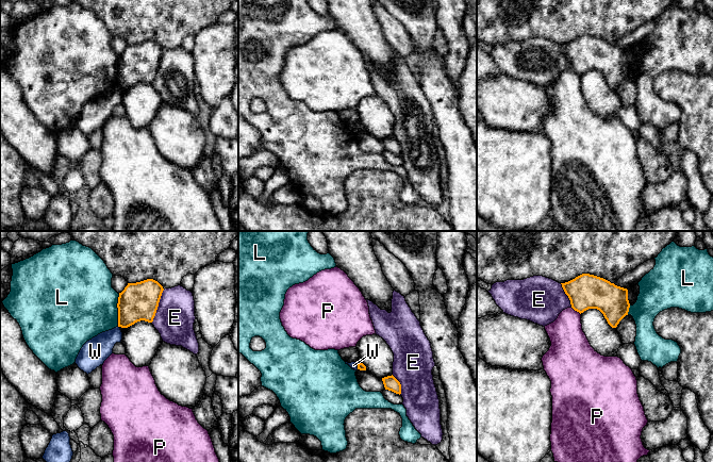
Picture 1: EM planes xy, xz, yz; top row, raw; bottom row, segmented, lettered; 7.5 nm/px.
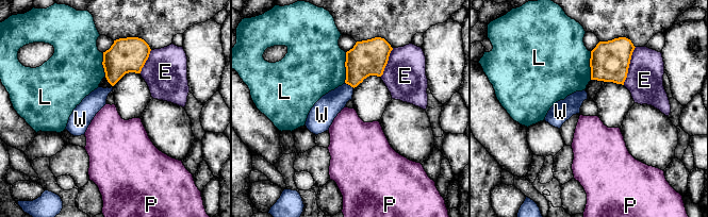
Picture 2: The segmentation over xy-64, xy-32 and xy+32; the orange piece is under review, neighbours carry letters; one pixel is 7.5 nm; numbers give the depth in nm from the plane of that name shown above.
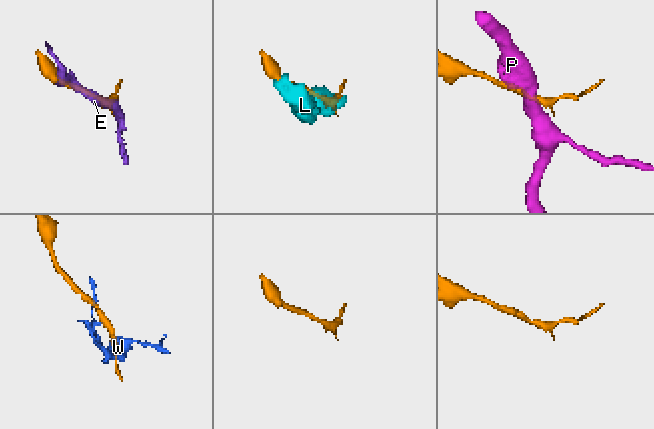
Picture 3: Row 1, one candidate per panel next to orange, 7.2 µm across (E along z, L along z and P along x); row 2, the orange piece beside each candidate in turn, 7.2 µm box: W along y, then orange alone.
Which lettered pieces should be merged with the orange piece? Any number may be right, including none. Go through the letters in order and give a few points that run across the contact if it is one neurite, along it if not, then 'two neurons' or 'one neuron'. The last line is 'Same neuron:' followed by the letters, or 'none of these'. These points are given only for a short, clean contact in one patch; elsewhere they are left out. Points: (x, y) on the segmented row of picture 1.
E: two neurons
L: two neurons
P: two neurons
W: line xz (355, 362), (358, 368); two neurons
Same neuron: none of these

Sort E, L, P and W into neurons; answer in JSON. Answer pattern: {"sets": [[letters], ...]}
{"sets": [["E"], ["L"], ["P"], ["W"]]}

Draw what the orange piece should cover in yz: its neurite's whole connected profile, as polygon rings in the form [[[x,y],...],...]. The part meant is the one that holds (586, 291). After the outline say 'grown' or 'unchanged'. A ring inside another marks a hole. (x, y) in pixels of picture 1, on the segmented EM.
[[[582,274],[561,284],[571,308],[580,314],[588,309],[597,309],[612,328],[616,328],[628,315],[630,303],[627,288],[590,274]]] | unchanged

